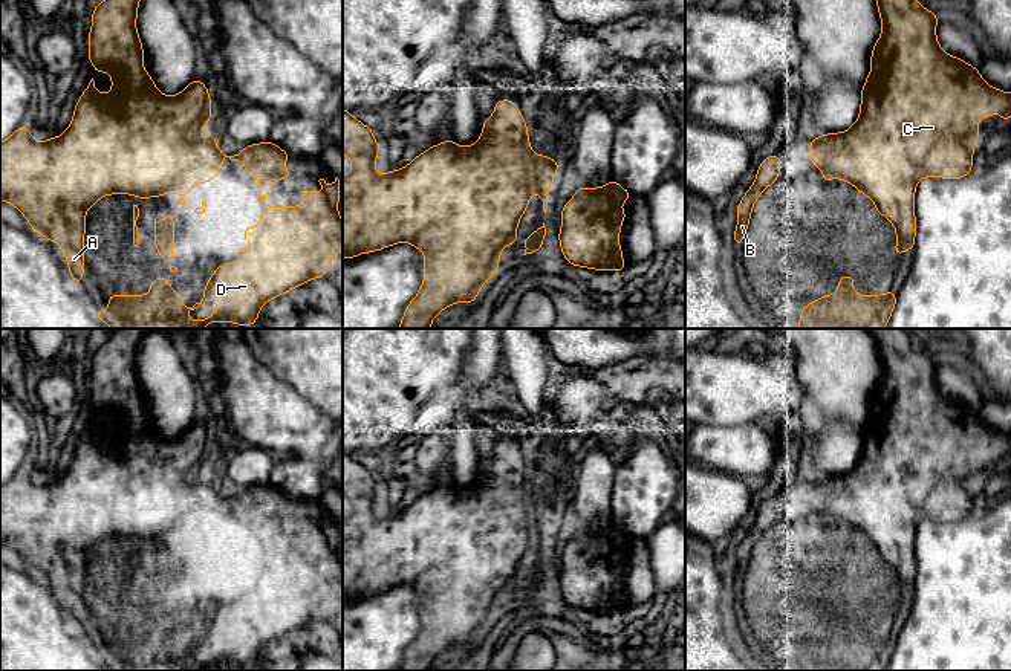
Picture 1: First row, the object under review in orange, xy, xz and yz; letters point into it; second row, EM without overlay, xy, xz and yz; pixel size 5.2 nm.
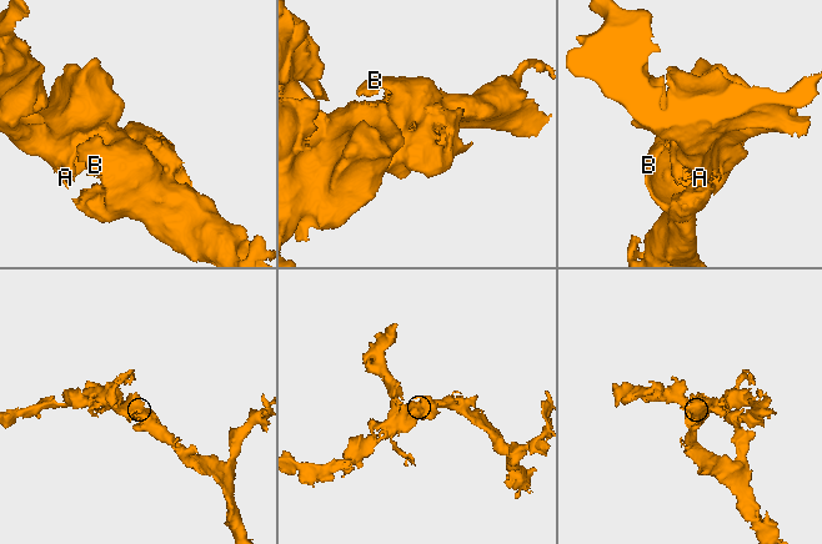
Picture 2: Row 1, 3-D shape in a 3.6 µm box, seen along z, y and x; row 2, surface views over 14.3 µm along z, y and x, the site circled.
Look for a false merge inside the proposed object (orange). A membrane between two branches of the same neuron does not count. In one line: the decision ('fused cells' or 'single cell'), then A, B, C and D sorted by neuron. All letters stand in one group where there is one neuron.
single cell; A B C D

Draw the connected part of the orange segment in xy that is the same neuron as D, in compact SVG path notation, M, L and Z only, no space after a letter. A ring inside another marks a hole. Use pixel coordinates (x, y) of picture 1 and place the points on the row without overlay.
M118 329L93 352L89 404L95 416L107 414L112 419L112 434L99 436L92 420L75 448L69 471L61 478L37 485L24 468L0 485L0 543L14 547L35 575L60 587L69 614L80 627L86 610L86 553L101 540L115 535L139 541L165 535L185 538L197 526L211 524L225 500L245 506L246 515L258 520L258 570L248 567L243 581L251 582L252 588L242 595L237 605L225 605L216 611L203 631L202 643L187 651L180 636L170 630L165 619L159 619L150 624L148 637L109 637L109 651L95 657L112 671L203 671L222 663L248 669L257 663L266 643L312 621L324 621L330 598L335 599L336 608L338 593L343 592L340 521L335 520L330 529L320 521L324 535L301 535L303 549L268 550L265 538L271 535L271 527L286 518L292 520L292 514L283 511L291 497L268 483L226 498L219 492L214 477L200 474L211 462L211 440L202 423L193 422L174 439L165 439L158 433L142 410L144 391L136 373L138 347L148 330L151 329ZM208 640L219 645L214 657L200 663L190 662L187 656L200 647L205 650Z

